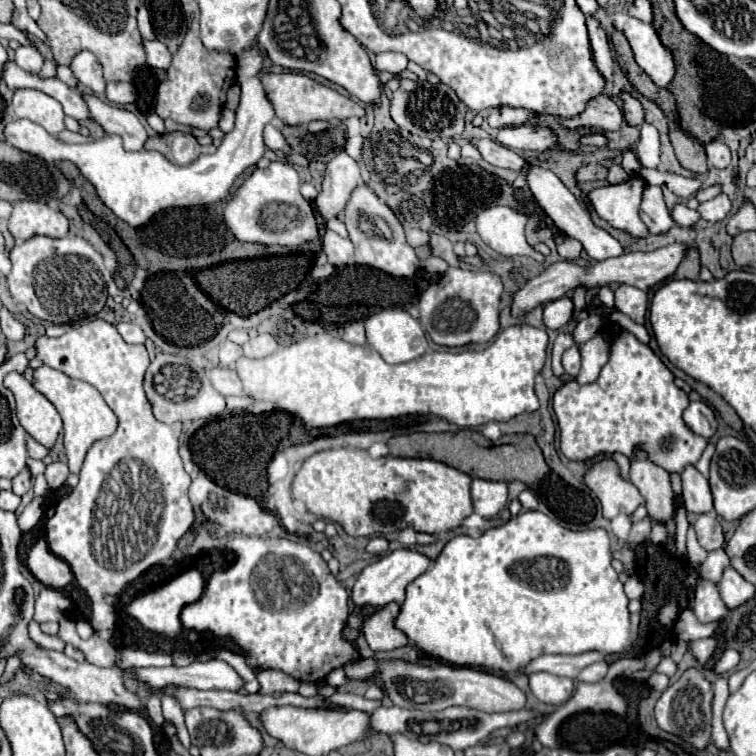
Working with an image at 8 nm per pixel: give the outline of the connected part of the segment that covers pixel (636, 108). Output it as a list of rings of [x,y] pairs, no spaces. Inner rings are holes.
[[[627,92],[621,94],[621,100],[625,104],[625,118],[629,124],[643,124],[643,116],[641,116],[641,104],[637,104],[635,98],[631,98]]]

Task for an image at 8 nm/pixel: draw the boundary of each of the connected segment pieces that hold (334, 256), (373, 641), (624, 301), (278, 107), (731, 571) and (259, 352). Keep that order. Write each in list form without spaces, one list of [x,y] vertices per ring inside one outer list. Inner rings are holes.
[[[327,230],[323,236],[323,252],[333,266],[346,266],[354,262],[353,242],[349,238],[341,238],[333,230]]]
[[[387,604],[385,608],[373,612],[373,616],[367,616],[369,624],[363,628],[363,636],[373,652],[381,650],[395,650],[401,646],[407,646],[409,638],[399,628],[395,628],[395,618],[399,614],[399,604]]]
[[[621,284],[613,294],[615,294],[617,310],[627,314],[633,322],[639,322],[639,324],[645,322],[645,312],[647,312],[647,302],[649,302],[647,292],[627,286],[627,284]]]
[[[281,72],[281,74],[265,74],[261,78],[261,84],[265,88],[265,94],[269,98],[269,102],[273,104],[275,116],[287,124],[287,126],[299,126],[299,124],[307,124],[311,120],[345,120],[349,116],[365,116],[363,106],[359,106],[355,100],[335,92],[333,88],[321,86],[319,82],[311,80],[305,74],[297,74],[297,72]]]
[[[725,568],[723,570],[723,578],[719,580],[719,592],[723,602],[727,604],[727,608],[737,608],[737,604],[743,604],[745,600],[749,600],[749,596],[753,596],[755,586],[751,582],[747,582],[735,568]]]
[[[259,334],[255,338],[251,338],[245,346],[243,346],[243,354],[247,358],[263,358],[263,356],[269,356],[277,350],[277,342],[271,334]]]

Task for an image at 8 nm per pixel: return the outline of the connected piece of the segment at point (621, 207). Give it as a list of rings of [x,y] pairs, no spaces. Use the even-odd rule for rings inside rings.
[[[631,174],[629,180],[621,184],[609,184],[603,188],[595,188],[587,194],[593,208],[603,208],[603,220],[633,236],[647,238],[647,228],[639,218],[639,204],[643,200],[645,180],[639,174]]]

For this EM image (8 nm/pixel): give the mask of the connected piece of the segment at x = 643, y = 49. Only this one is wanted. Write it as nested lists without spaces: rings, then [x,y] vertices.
[[[629,18],[623,28],[629,46],[635,54],[635,62],[641,66],[641,70],[657,84],[657,86],[669,86],[673,74],[675,74],[675,64],[673,64],[673,54],[667,50],[655,28],[651,24],[645,24],[637,18]]]

